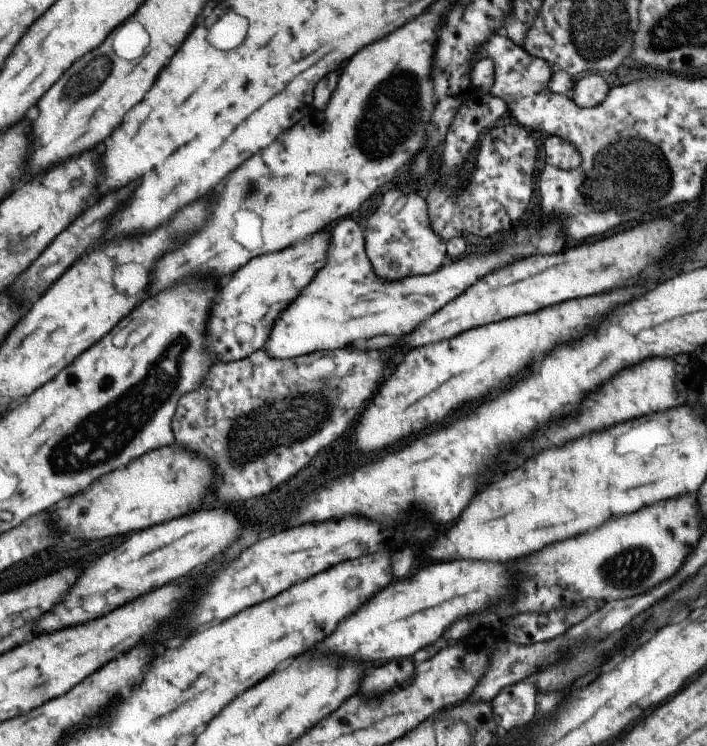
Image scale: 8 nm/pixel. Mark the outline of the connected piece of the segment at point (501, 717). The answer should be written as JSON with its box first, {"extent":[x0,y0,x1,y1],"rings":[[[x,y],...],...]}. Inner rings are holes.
{"extent":[490,675,536,730],"rings":[[[534,675],[506,686],[490,700],[491,714],[499,728],[503,730],[521,728],[533,718],[535,712],[533,696],[536,694],[533,680]]]}

